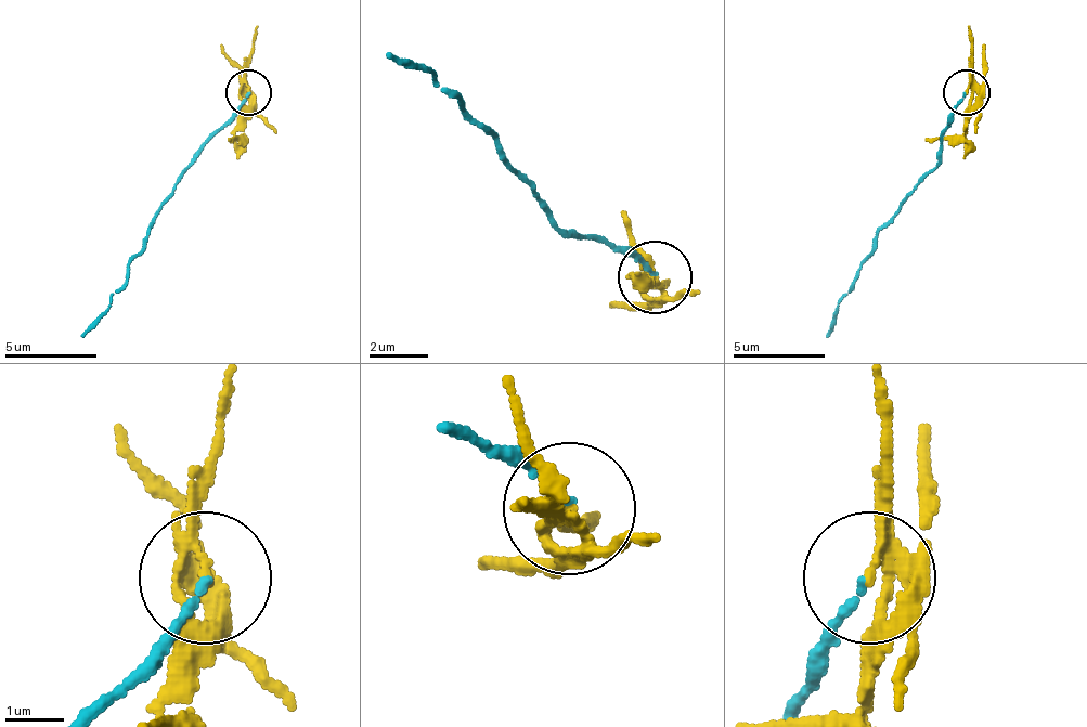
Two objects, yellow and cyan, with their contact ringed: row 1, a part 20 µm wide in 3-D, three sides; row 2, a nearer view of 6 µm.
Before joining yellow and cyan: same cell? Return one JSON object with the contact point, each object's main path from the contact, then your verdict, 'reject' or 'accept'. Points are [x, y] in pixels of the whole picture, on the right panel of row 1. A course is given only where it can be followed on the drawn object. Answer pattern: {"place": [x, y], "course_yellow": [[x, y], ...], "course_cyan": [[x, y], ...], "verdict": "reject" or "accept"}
{"place": [967, 92], "course_yellow": [[968, 91], [968, 128], [927, 141]], "course_cyan": [[962, 91], [940, 141], [940, 165], [876, 233], [876, 251], [839, 302], [825, 339]], "verdict": "reject"}

